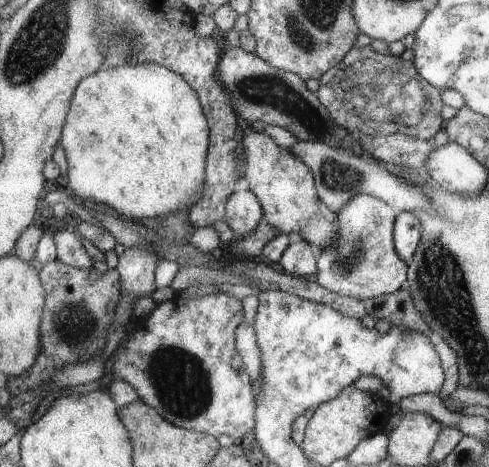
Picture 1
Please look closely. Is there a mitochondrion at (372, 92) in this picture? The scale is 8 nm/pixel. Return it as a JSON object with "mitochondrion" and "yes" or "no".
{"mitochondrion":"yes"}

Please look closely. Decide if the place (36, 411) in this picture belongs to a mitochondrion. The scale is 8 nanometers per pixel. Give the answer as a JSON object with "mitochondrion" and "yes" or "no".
{"mitochondrion":"no"}

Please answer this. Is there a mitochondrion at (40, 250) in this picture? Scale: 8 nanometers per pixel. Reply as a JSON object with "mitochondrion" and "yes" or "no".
{"mitochondrion":"no"}

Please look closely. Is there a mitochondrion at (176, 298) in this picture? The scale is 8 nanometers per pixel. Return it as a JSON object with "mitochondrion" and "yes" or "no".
{"mitochondrion":"no"}

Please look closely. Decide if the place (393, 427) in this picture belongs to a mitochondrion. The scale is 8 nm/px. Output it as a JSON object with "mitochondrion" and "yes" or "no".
{"mitochondrion":"no"}

